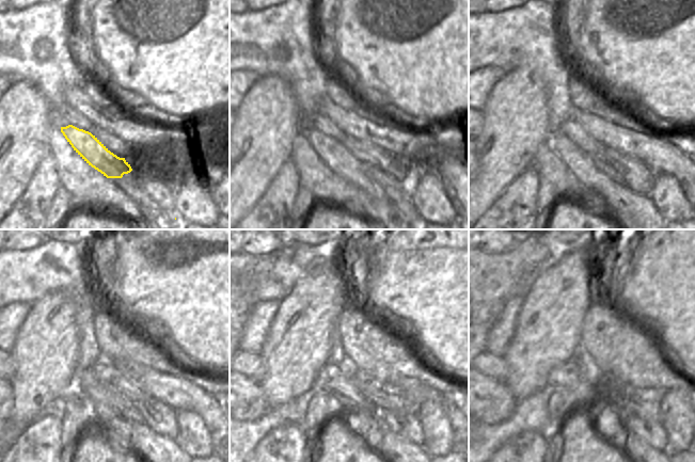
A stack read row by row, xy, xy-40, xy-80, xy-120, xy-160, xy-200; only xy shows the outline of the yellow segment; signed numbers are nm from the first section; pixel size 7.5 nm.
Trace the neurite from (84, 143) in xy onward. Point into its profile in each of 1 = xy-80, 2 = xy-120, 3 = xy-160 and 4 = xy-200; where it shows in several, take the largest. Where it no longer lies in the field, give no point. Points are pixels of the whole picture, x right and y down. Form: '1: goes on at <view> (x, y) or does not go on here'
1: goes on at xy-80 (624, 201)
2: goes on at xy-120 (142, 441)
3: goes on at xy-160 (393, 446)
4: goes on at xy-200 (633, 446)

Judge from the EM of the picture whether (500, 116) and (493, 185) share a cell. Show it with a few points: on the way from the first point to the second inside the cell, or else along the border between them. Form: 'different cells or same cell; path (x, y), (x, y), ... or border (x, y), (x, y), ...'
same cell; path (500, 133), (500, 163), (498, 168)

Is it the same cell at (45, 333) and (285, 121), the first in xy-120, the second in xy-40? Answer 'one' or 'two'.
one

